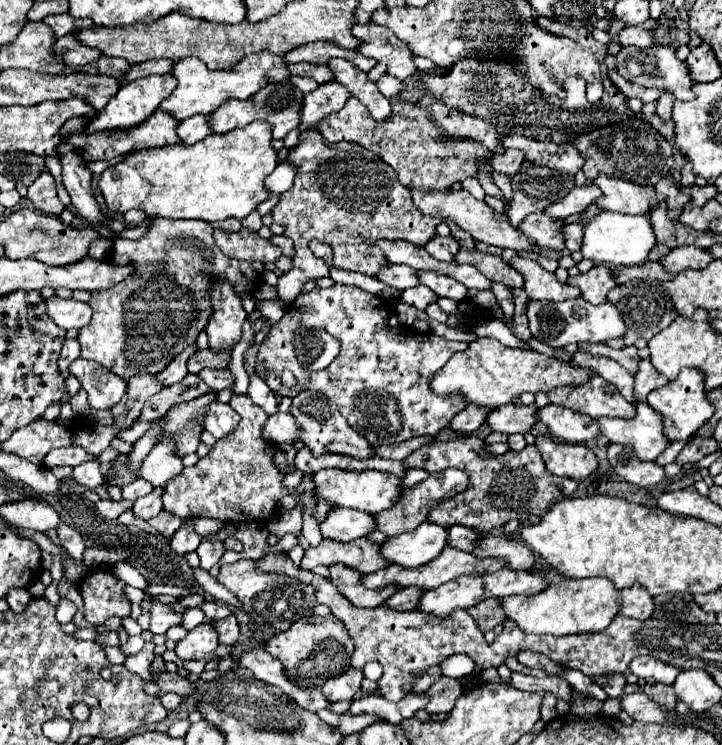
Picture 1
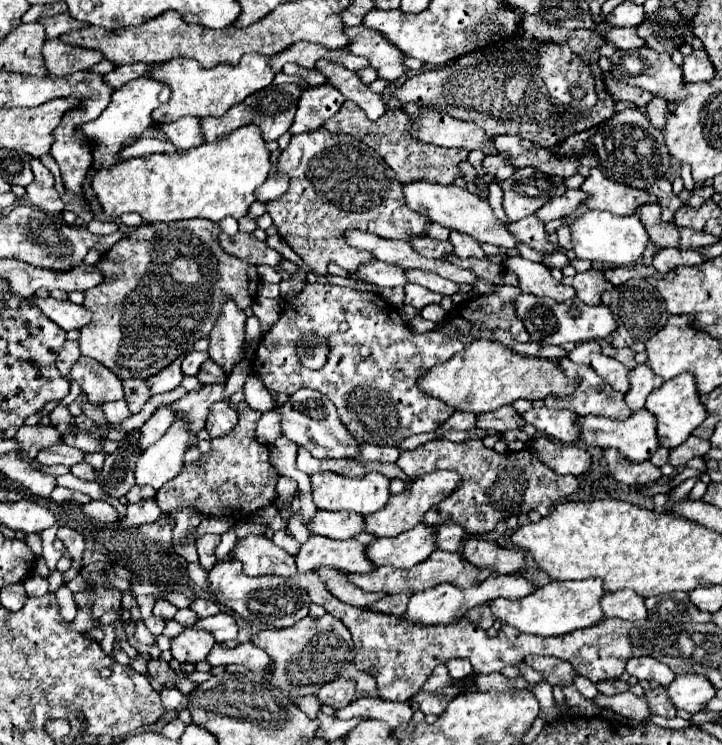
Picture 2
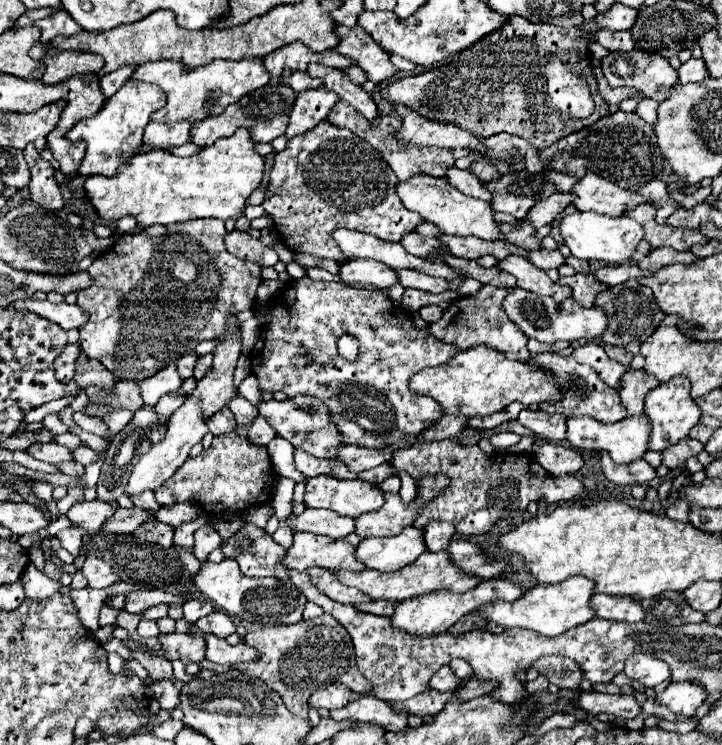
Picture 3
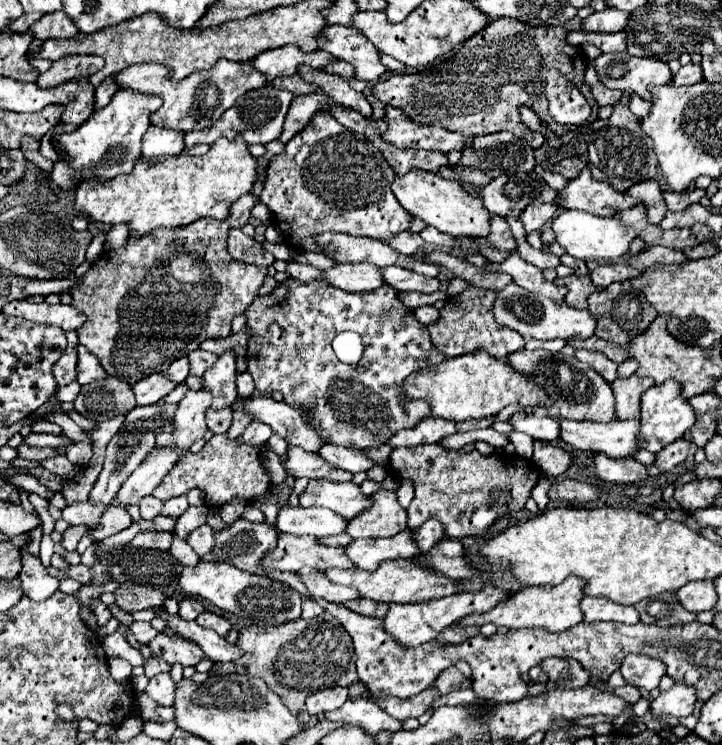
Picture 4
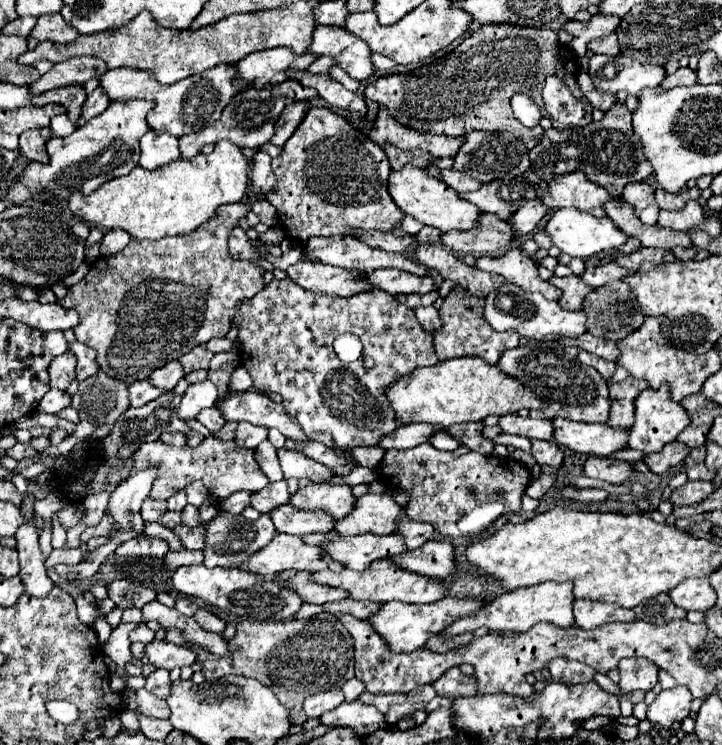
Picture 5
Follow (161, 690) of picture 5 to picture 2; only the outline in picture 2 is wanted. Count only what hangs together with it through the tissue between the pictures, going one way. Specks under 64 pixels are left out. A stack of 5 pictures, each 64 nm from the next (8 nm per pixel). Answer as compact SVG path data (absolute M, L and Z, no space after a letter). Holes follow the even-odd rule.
M162 690L160 692L160 698L162 698L162 704L164 704L164 708L170 712L170 710L176 710L180 704L182 704L182 692L180 690Z

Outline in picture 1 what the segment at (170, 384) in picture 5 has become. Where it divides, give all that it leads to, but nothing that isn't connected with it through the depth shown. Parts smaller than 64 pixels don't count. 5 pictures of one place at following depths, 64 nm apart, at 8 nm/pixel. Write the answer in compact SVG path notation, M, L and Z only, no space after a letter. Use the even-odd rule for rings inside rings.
M210 348L196 352L196 356L192 356L192 360L188 360L188 370L190 374L198 374L204 368L228 368L232 358L230 350L220 350L220 352L212 352Z

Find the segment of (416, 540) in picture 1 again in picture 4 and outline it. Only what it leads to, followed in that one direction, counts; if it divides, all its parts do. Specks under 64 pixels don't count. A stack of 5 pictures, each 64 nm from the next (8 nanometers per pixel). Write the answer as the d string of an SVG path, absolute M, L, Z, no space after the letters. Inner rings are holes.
M402 530L396 536L390 538L364 538L354 540L346 546L348 558L362 570L378 570L382 562L386 560L398 560L398 558L416 558L420 556L420 548L414 540L412 530Z

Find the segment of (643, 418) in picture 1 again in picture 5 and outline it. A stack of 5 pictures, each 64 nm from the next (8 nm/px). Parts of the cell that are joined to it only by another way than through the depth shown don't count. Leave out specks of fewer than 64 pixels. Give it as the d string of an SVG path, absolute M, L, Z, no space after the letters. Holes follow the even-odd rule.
M554 418L554 440L574 452L590 456L610 456L628 448L630 428L612 428L610 424L588 424Z

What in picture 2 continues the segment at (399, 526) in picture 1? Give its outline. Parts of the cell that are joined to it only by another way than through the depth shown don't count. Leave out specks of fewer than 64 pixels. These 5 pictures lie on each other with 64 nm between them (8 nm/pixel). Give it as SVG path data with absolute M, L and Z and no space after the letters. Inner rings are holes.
M440 470L440 472L432 472L432 474L424 474L420 478L414 480L412 488L392 496L392 500L388 500L388 504L380 510L374 512L372 516L366 516L366 532L372 532L376 536L396 536L402 534L404 530L414 528L416 524L420 524L424 520L424 514L436 506L438 502L442 502L444 498L448 498L456 488L460 486L460 476L452 470Z

